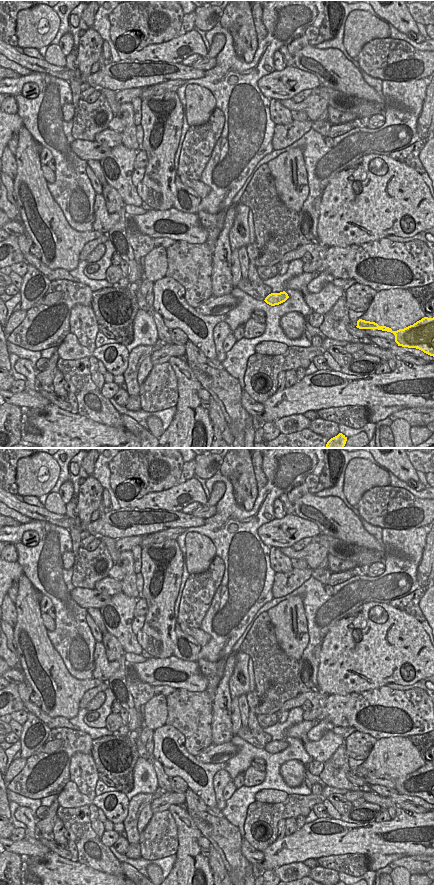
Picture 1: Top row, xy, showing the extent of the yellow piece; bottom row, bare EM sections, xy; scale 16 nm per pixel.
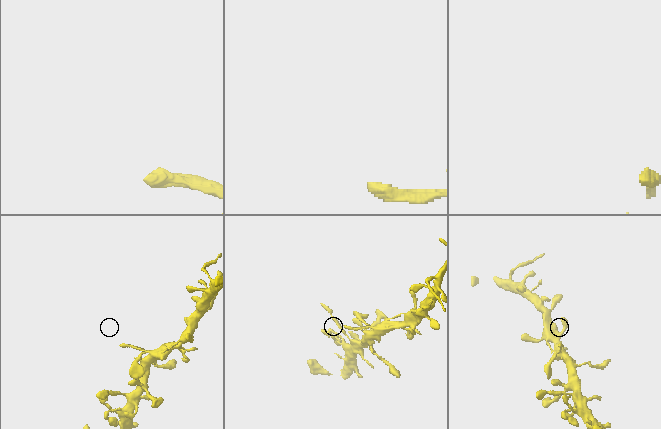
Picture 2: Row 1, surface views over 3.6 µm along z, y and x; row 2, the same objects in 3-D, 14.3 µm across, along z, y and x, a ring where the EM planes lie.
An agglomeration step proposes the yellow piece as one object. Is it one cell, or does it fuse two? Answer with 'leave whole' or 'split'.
leave whole

